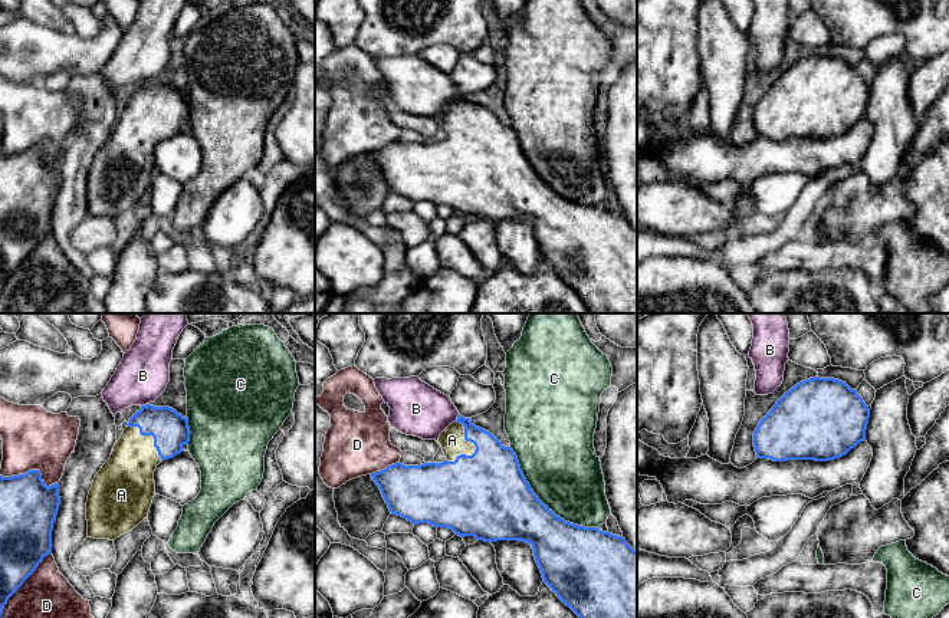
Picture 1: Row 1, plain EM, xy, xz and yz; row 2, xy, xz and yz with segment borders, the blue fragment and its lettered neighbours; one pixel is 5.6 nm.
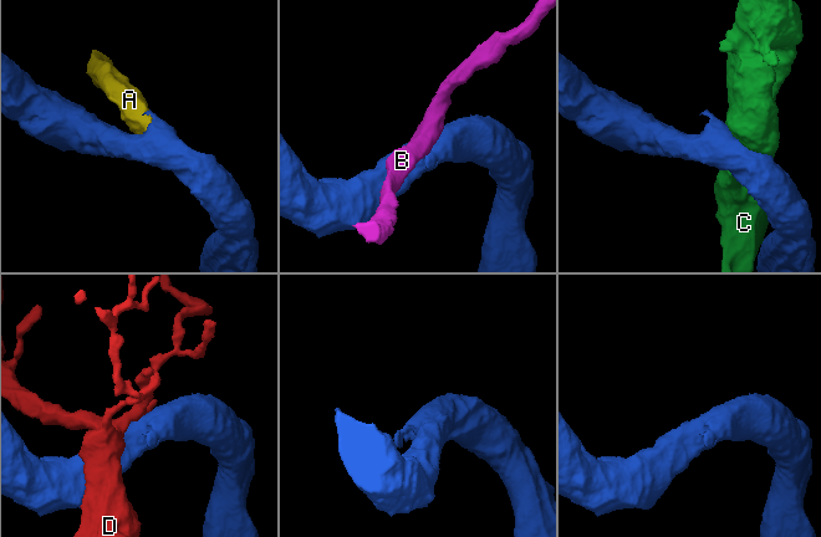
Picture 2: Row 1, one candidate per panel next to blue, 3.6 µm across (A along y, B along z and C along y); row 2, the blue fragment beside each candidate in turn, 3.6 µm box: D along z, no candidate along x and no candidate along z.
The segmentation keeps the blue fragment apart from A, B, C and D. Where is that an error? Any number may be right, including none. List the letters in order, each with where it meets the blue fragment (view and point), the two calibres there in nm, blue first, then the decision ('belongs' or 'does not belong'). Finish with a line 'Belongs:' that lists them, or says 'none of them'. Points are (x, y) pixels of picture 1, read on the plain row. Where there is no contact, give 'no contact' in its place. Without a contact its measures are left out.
A: contact xz (475, 124); calibres 420 and 140 nm; belongs
B: contact xy (147, 82); calibres 200 and 300 nm; does not belong
C: contact xz (541, 180); calibres 420 and 420 nm; does not belong
D: contact xy (22, 262); calibres 280 and 480 nm; does not belong
Belongs: A

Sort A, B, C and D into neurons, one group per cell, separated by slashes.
A / B / C / D

